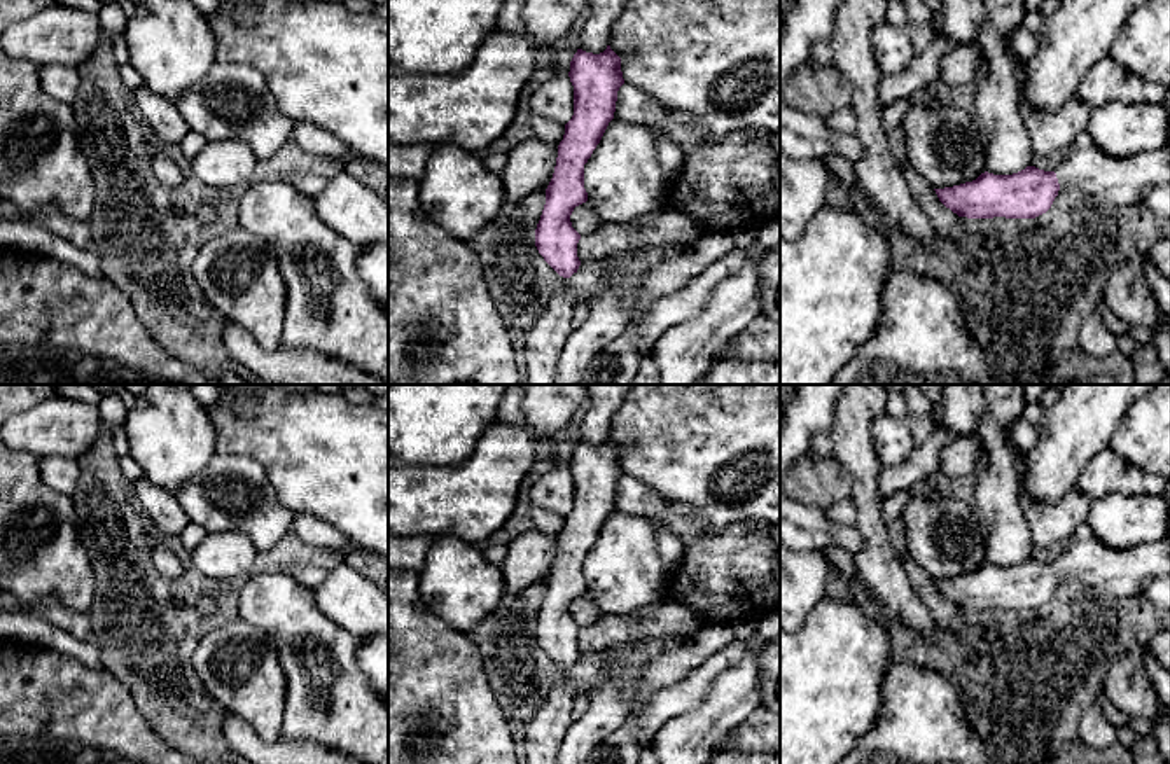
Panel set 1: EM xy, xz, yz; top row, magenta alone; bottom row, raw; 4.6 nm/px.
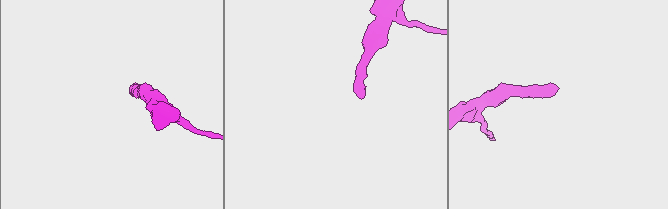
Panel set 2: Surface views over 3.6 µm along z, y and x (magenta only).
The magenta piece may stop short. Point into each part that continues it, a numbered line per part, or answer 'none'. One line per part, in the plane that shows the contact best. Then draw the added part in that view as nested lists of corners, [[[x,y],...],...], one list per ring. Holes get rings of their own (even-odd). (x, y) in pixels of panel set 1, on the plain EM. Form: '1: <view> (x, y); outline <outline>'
1: yz (1123, 572); outline [[[1079,535],[1056,559],[1062,579],[1077,579],[1125,601],[1140,603],[1151,579],[1170,577],[1170,538],[1133,549],[1111,549],[1091,535]]]

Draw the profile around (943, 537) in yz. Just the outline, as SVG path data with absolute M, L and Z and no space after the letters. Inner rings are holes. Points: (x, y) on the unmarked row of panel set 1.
M916 488L899 523L909 556L934 580L972 573L986 563L985 526L962 500Z

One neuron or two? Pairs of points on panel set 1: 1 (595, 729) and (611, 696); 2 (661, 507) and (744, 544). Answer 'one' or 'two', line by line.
1: one
2: one

